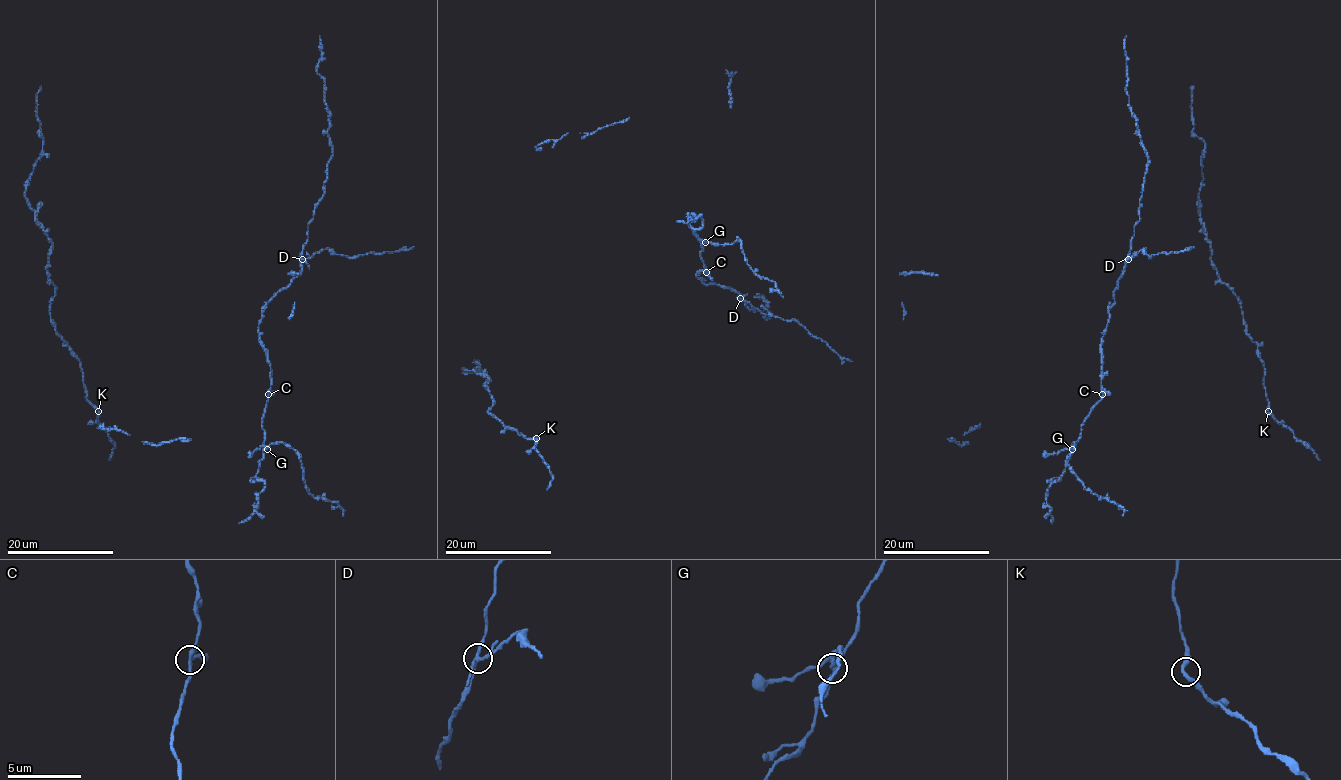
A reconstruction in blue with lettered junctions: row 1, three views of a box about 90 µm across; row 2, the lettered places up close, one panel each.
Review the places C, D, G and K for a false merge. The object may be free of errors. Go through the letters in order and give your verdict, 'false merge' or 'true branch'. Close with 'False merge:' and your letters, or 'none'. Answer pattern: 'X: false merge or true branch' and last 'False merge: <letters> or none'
C: true branch
D: false merge
G: true branch
K: true branch
False merge: D

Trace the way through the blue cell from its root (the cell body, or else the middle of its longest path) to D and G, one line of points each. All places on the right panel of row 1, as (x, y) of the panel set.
D: (1105, 394), (1101, 384), (1101, 341), (1109, 309), (1114, 302), (1118, 278), (1127, 258)
G: (1105, 394), (1081, 427), (1081, 437), (1072, 449)

